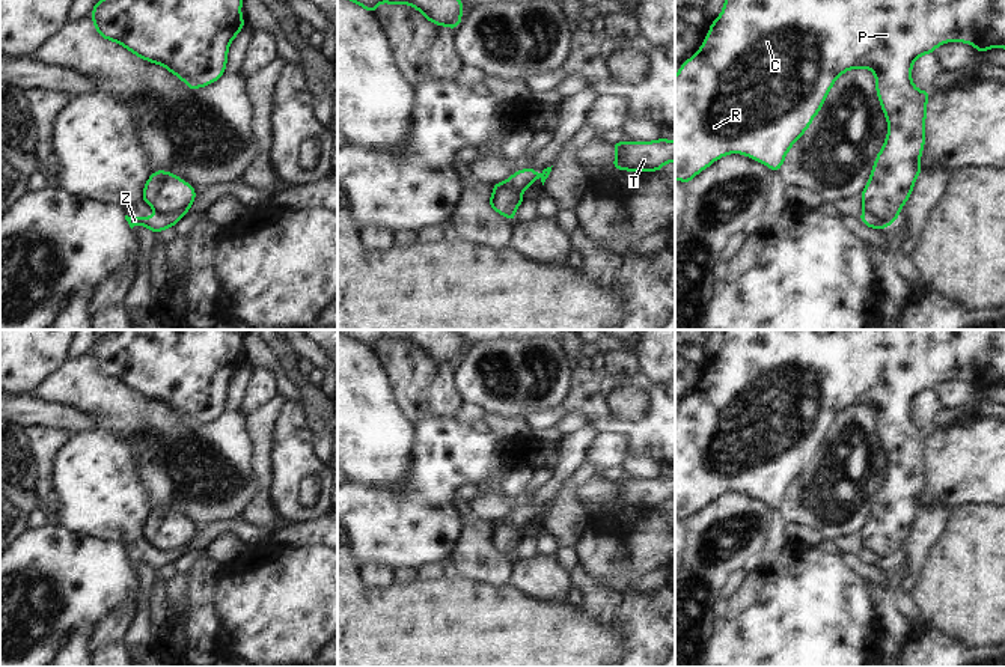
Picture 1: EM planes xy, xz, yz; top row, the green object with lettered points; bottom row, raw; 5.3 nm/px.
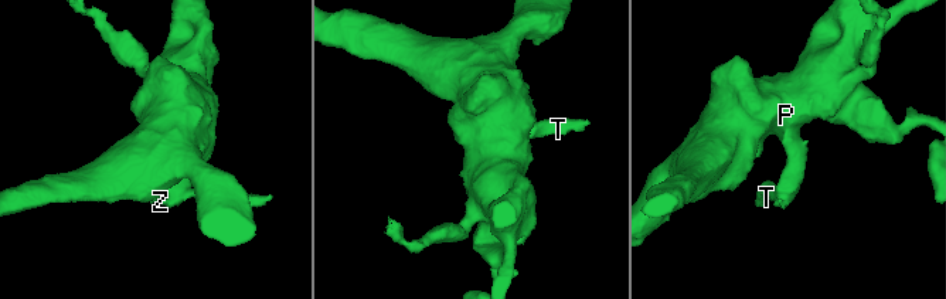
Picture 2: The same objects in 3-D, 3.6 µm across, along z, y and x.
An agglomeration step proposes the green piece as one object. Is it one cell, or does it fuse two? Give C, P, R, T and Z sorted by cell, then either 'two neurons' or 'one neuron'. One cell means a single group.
C P R / T Z; two neurons

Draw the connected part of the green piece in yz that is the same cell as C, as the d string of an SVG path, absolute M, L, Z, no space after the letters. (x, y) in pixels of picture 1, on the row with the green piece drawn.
M725 0L722 14L710 24L710 30L701 48L684 63L675 75L675 179L689 184L696 175L710 167L719 158L729 154L741 154L779 172L791 146L806 132L818 111L821 111L833 83L847 71L871 69L875 77L875 92L887 120L887 136L875 155L869 179L860 194L865 211L871 211L887 226L897 223L901 208L909 200L916 178L922 172L919 161L925 145L927 101L930 90L919 90L912 81L912 66L922 54L933 54L946 42L964 42L976 51L985 53L993 47L1005 50L1005 0Z

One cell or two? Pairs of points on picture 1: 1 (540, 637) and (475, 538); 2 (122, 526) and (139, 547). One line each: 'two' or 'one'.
1: two
2: two

